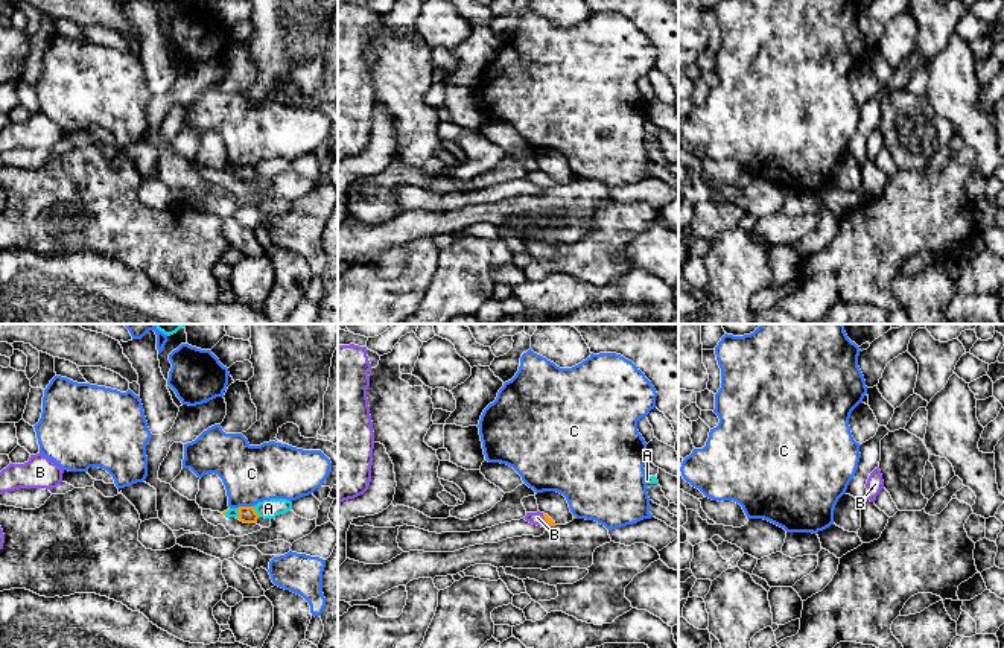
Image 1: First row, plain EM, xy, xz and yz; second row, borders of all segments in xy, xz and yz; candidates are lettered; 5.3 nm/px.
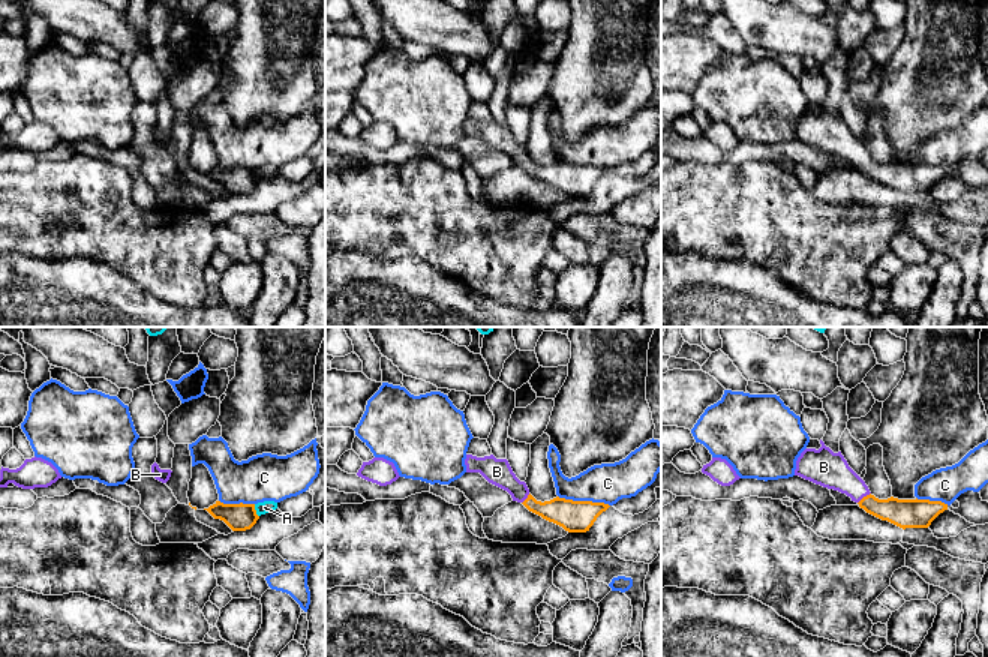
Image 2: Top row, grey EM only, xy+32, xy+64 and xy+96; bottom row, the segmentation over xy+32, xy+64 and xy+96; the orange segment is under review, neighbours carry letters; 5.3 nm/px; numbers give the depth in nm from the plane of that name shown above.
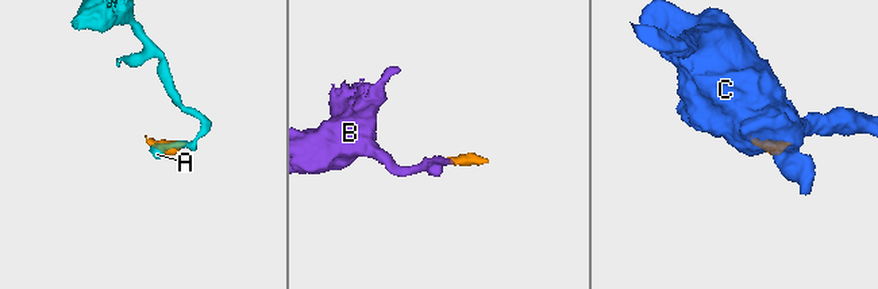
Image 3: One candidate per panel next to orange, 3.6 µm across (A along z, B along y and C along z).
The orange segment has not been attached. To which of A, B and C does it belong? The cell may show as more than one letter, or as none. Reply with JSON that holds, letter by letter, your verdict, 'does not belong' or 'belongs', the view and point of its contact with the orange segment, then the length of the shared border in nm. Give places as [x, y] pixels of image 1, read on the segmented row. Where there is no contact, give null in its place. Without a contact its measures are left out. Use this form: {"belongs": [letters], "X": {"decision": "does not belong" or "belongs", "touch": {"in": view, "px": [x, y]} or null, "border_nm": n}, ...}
{"belongs": ["B"], "A": {"decision": "does not belong", "touch": {"in": "xy", "px": [254, 511]}, "border_nm": 70}, "B": {"decision": "belongs", "touch": {"in": "xz", "px": [545, 519]}, "border_nm": 90}, "C": {"decision": "does not belong", "touch": {"in": "xy", "px": [245, 507]}, "border_nm": 90}}

